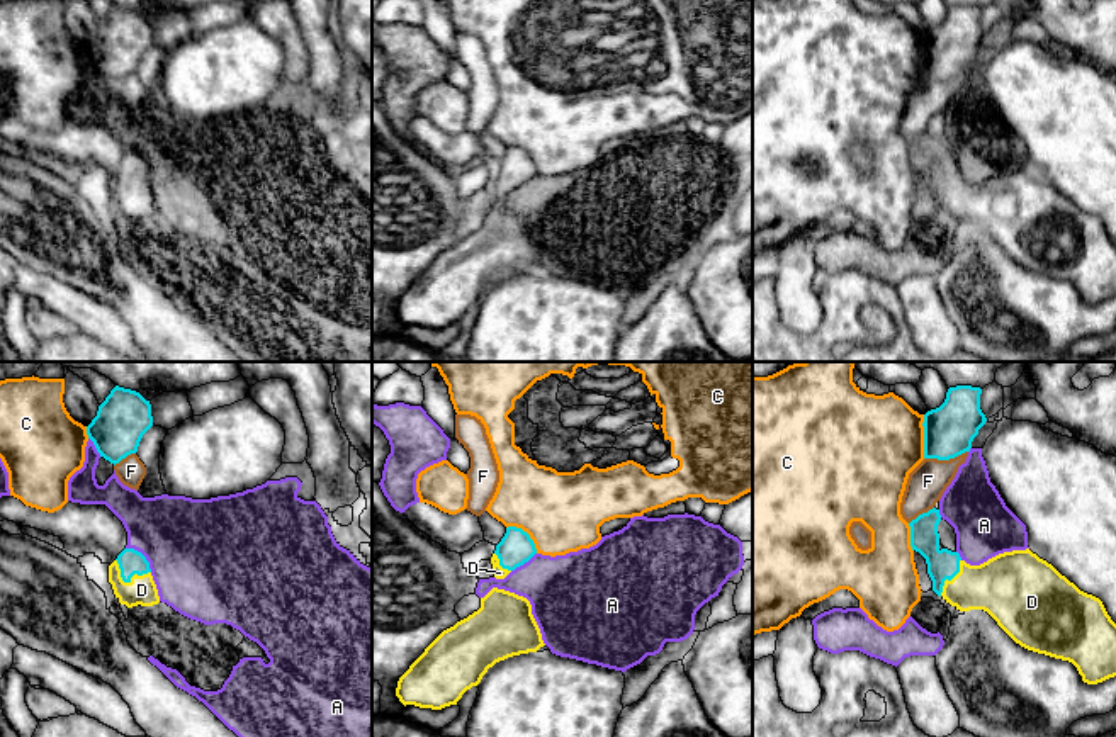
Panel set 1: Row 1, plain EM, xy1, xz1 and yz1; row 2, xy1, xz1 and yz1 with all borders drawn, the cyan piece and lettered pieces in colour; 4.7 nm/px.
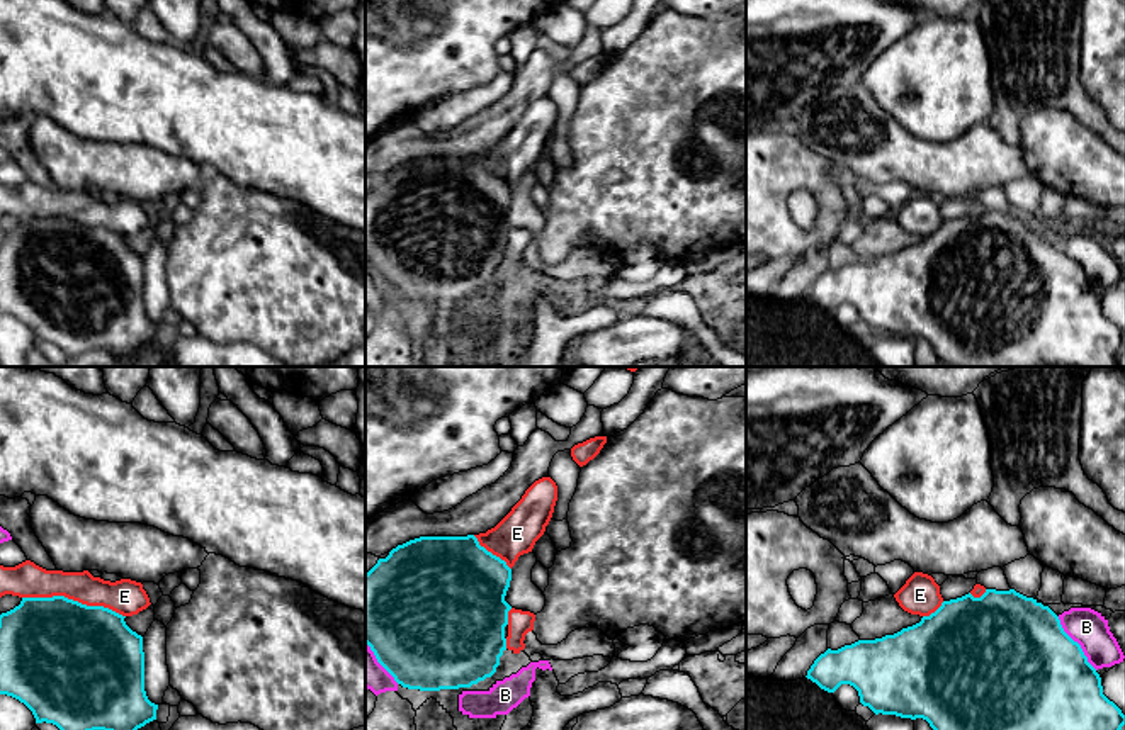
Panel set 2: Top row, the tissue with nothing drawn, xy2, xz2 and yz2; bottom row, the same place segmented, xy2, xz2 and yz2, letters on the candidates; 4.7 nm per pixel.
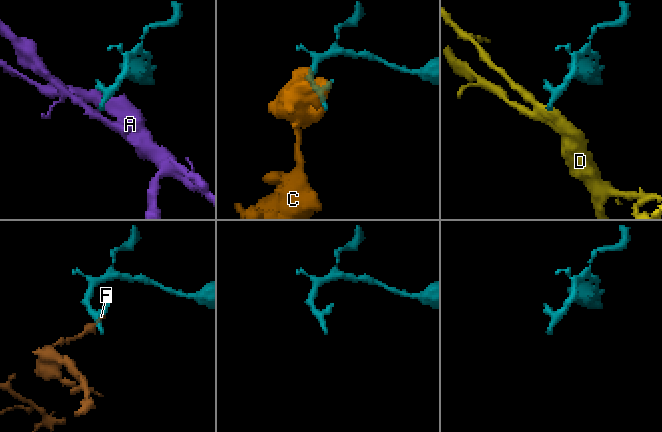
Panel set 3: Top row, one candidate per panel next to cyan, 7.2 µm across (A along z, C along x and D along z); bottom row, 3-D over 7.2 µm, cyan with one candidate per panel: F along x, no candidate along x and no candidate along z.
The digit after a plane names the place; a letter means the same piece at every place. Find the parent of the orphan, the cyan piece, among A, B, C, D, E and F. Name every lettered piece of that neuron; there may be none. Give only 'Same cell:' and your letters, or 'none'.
Same cell: D

